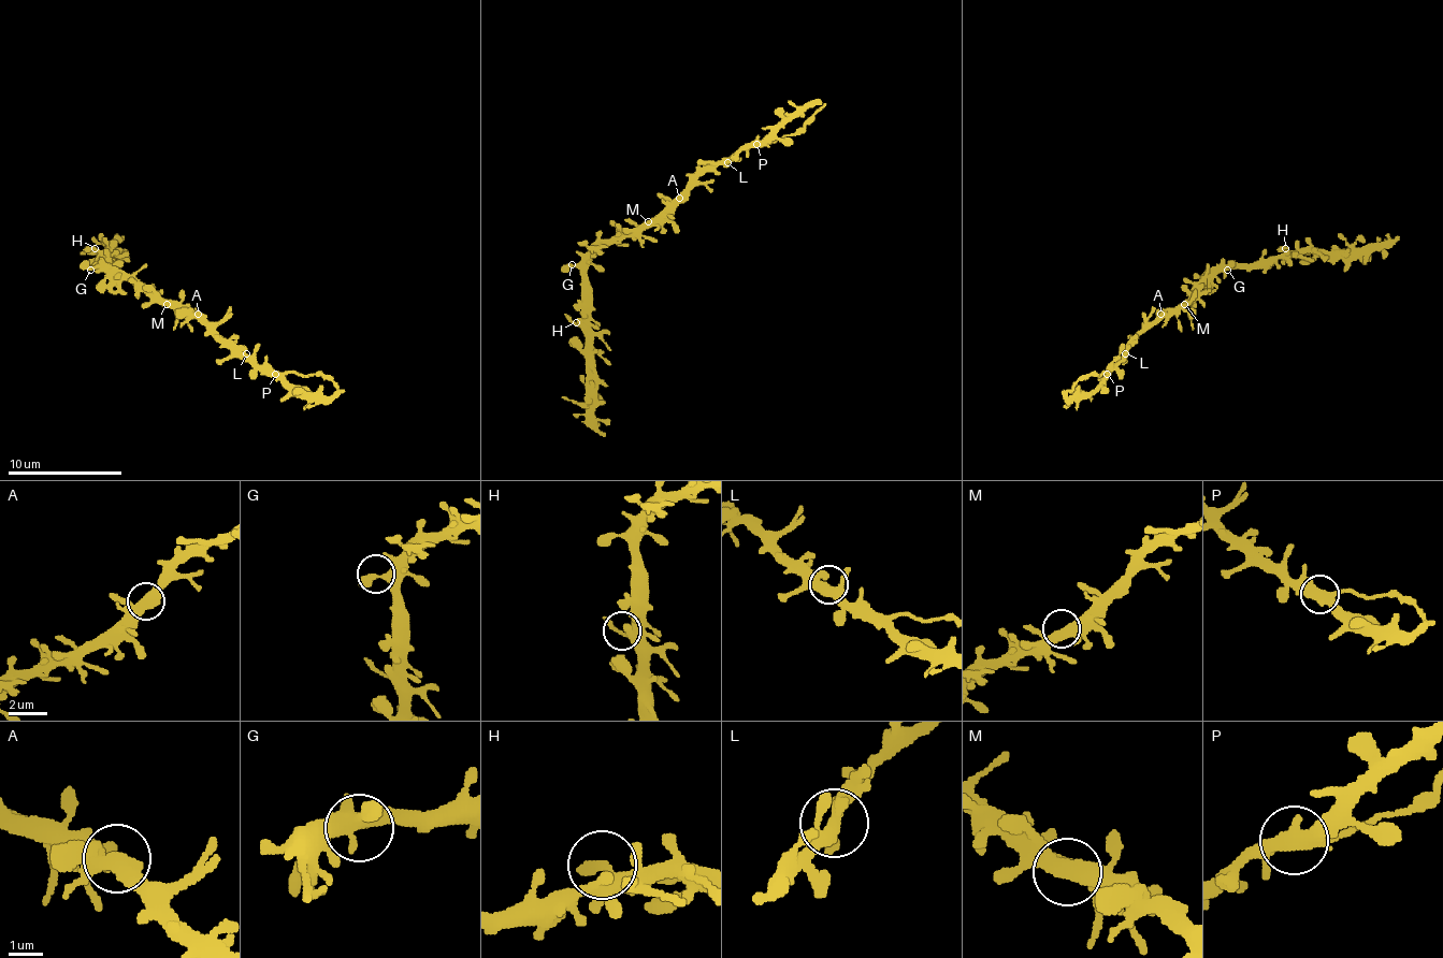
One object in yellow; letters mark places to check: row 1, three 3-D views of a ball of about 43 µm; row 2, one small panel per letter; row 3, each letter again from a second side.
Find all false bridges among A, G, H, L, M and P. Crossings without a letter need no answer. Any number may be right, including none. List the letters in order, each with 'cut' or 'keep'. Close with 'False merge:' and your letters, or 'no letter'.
A: keep
G: keep
H: keep
L: keep
M: keep
P: cut
False merge: P

